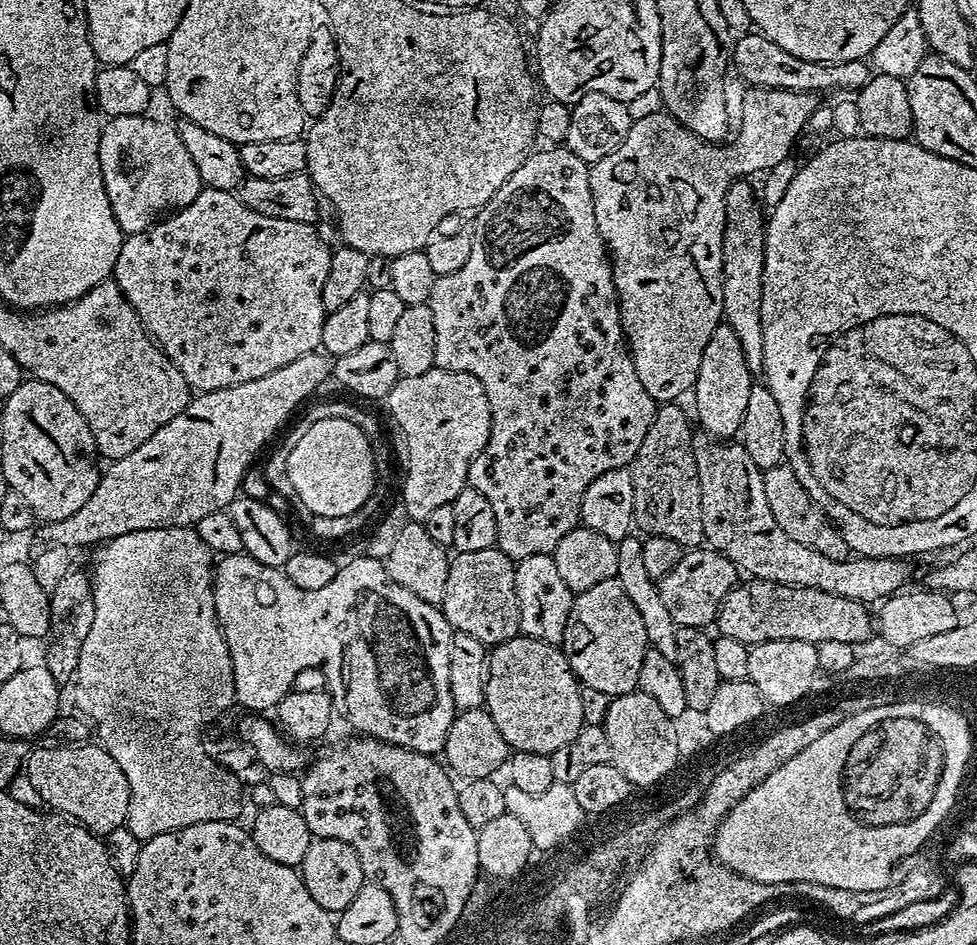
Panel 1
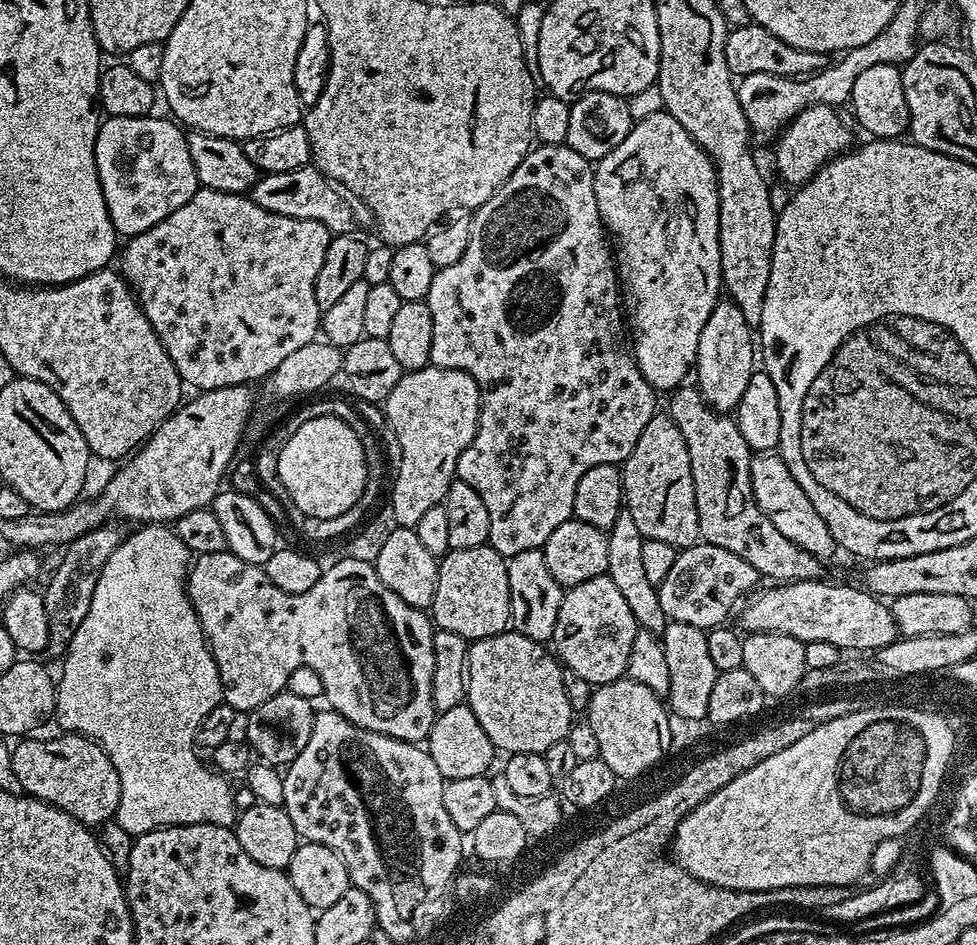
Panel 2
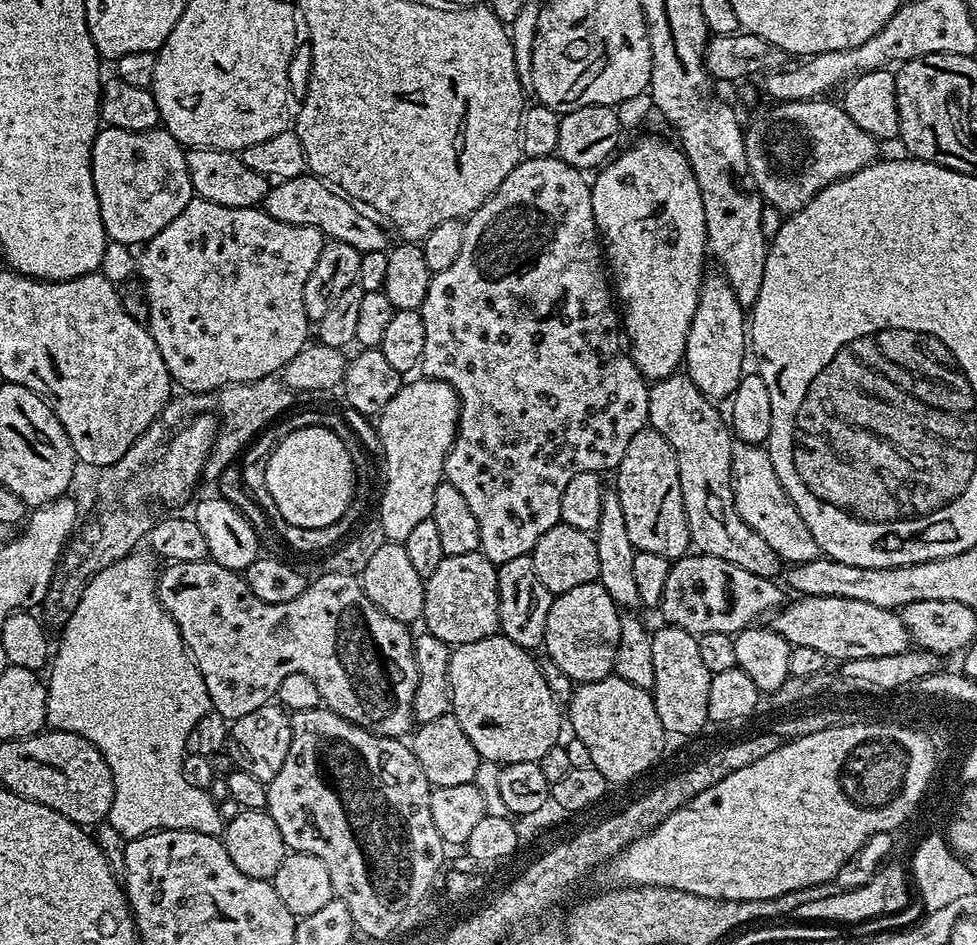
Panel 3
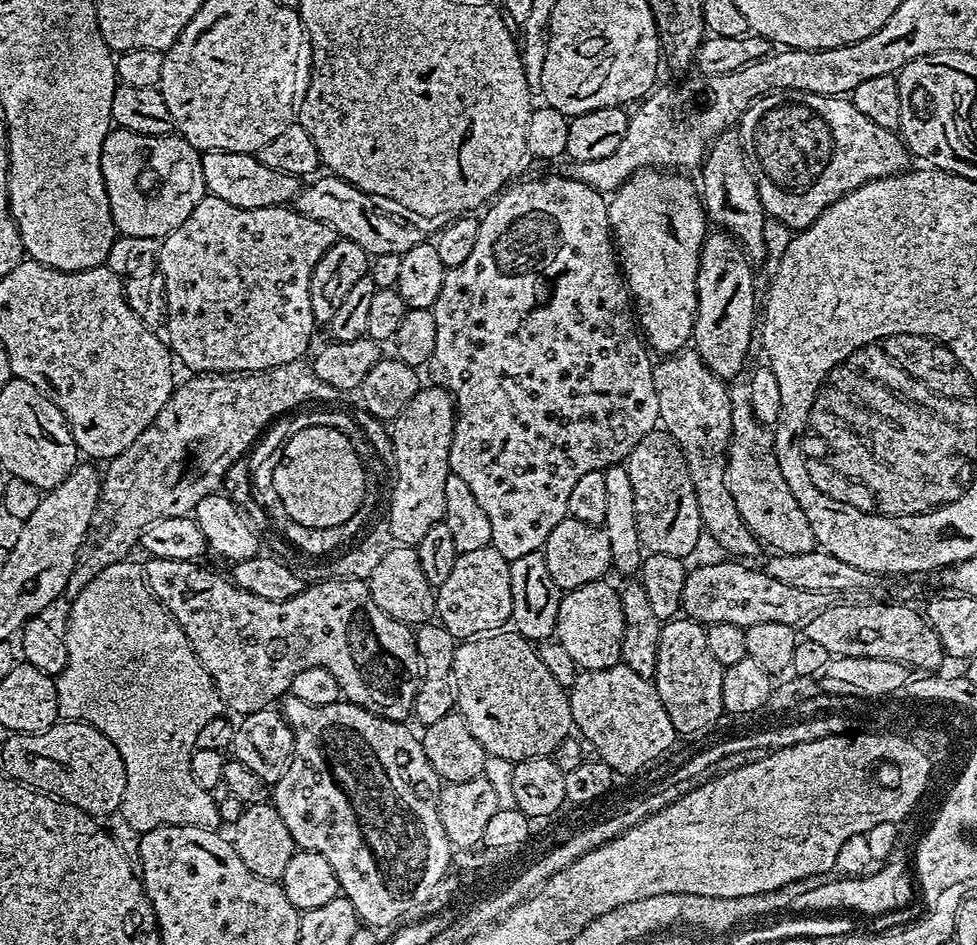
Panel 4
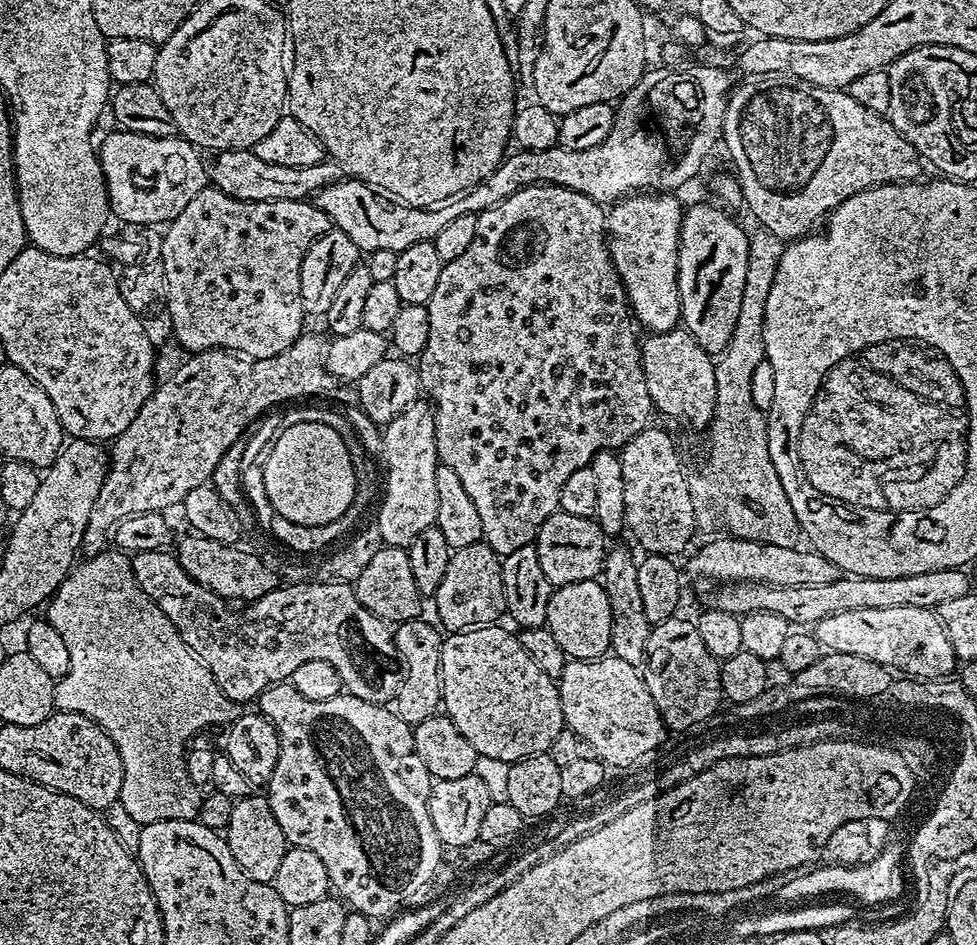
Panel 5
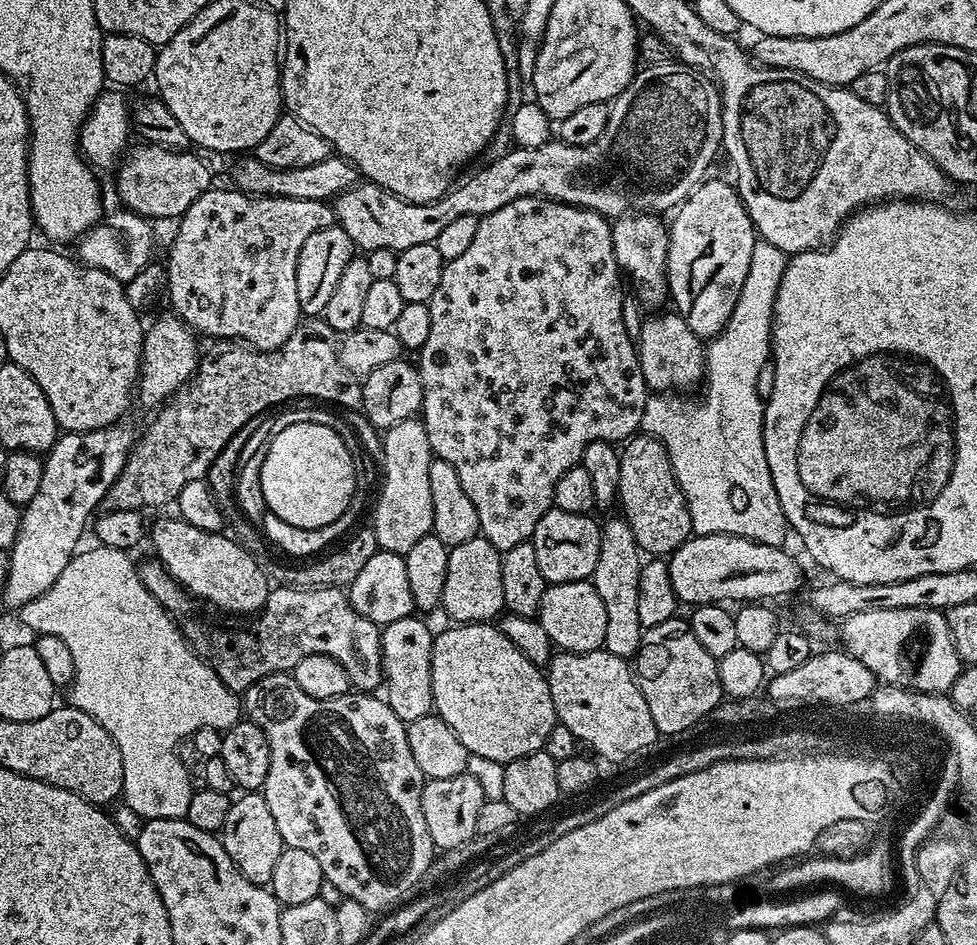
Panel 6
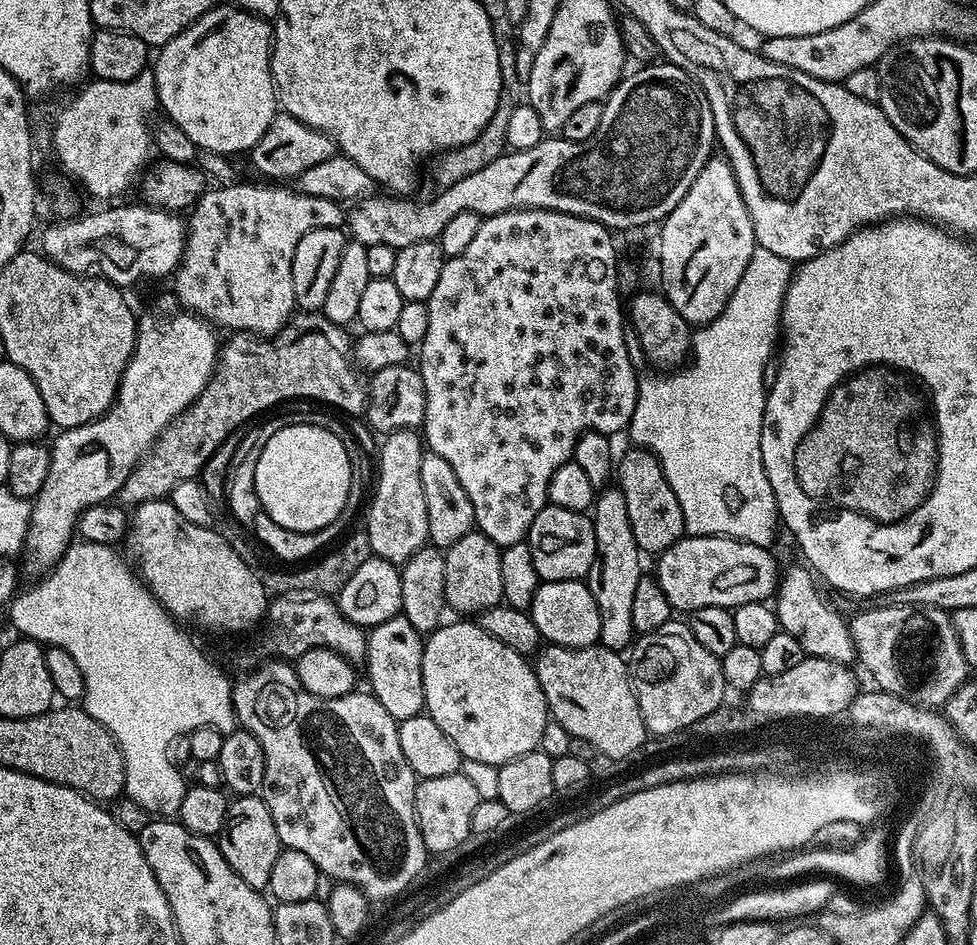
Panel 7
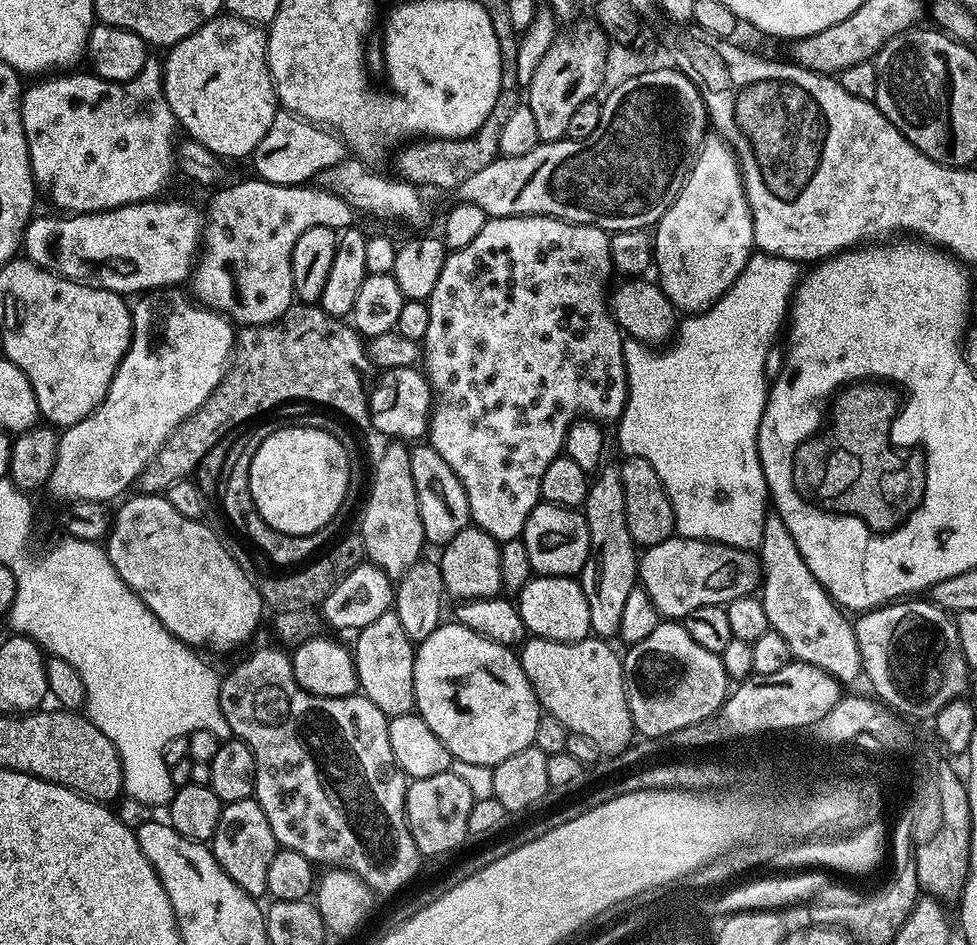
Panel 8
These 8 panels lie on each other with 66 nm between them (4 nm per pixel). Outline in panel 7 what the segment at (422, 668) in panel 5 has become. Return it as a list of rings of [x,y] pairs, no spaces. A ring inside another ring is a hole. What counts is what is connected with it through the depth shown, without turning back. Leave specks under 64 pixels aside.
[[[403,614],[377,624],[367,633],[366,665],[370,691],[382,706],[398,722],[421,715],[424,707],[424,687],[422,686],[422,658],[424,657],[424,640],[422,634],[407,620]]]

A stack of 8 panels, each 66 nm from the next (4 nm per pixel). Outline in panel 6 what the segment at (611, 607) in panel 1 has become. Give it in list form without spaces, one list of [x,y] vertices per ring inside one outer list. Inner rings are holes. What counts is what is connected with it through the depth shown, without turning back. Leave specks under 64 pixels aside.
[[[588,580],[548,584],[542,594],[538,619],[557,649],[582,653],[599,652],[604,647],[606,606],[602,606],[598,590]]]

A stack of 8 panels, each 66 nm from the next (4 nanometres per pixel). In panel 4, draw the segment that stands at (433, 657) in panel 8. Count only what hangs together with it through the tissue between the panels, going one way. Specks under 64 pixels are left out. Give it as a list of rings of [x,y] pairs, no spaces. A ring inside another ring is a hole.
[[[497,630],[491,634],[457,643],[456,653],[452,656],[452,683],[454,685],[454,704],[459,716],[466,722],[466,726],[470,726],[470,734],[474,734],[474,738],[478,738],[478,742],[489,756],[497,756],[511,762],[535,756],[551,756],[552,751],[558,746],[558,742],[565,740],[573,731],[572,711],[567,691],[558,682],[554,682],[554,674],[550,674],[550,670],[546,670],[546,665],[542,663],[542,658],[538,658],[533,641],[518,635],[515,630]]]

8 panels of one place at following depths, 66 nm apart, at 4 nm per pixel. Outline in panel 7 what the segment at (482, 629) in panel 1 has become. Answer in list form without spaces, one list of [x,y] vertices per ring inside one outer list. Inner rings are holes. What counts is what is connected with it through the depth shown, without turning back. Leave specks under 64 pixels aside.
[[[473,530],[443,553],[445,560],[445,598],[449,609],[456,612],[478,614],[486,608],[494,608],[504,598],[502,590],[501,549],[489,536]]]

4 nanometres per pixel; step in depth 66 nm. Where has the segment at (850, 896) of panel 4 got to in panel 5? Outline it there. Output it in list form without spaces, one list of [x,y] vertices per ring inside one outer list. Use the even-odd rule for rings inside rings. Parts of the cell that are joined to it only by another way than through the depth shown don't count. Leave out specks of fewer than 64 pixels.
[[[903,839],[886,843],[882,850],[854,866],[840,866],[824,864],[822,868],[813,868],[787,877],[776,896],[784,904],[796,904],[805,900],[816,900],[824,894],[848,894],[858,900],[864,906],[879,906],[899,901],[904,892],[904,876],[899,867],[903,865],[906,844]],[[877,854],[877,855],[876,855]],[[872,862],[872,863],[871,863]],[[806,898],[805,900],[802,900]]]

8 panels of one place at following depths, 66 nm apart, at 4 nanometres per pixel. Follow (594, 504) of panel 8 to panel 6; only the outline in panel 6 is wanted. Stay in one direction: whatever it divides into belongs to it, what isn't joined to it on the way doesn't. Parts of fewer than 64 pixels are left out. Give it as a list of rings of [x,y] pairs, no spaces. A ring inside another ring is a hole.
[[[617,518],[603,521],[600,530],[598,566],[592,572],[590,583],[598,590],[602,606],[606,606],[606,638],[603,651],[615,656],[632,658],[640,649],[642,629],[638,622],[638,578],[641,567],[642,553],[640,547],[636,545],[636,539],[627,520]]]

